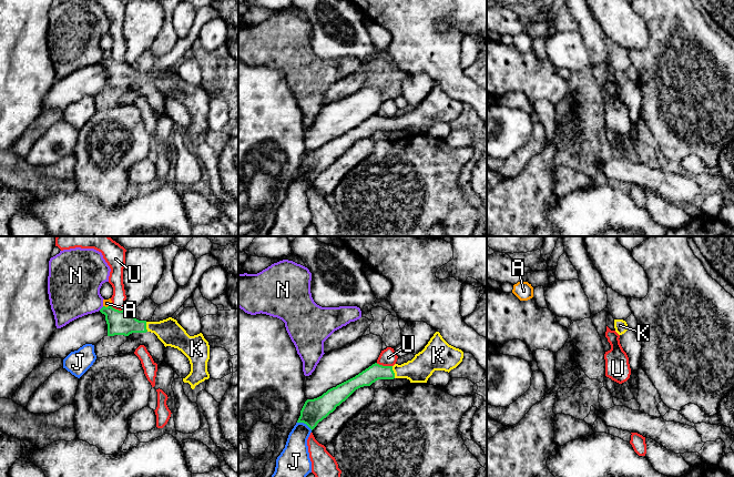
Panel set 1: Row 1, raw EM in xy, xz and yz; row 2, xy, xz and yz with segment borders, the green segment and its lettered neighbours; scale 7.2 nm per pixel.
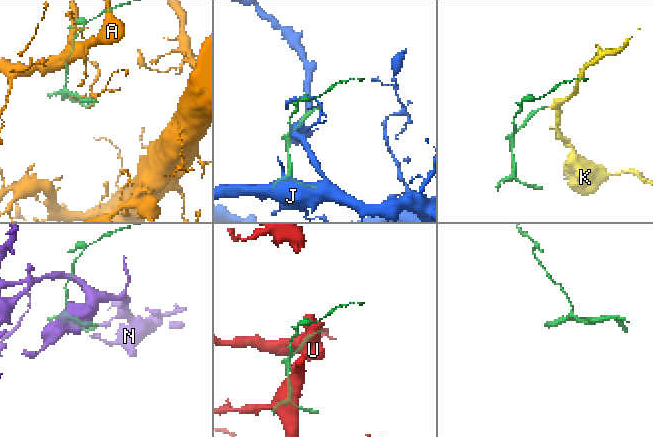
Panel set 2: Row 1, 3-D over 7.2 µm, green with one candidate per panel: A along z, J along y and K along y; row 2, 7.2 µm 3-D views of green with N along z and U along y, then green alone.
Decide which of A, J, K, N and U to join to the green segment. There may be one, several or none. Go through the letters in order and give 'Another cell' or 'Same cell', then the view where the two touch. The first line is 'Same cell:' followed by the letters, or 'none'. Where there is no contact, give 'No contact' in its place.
Same cell: K
A: Another cell. Touches green in xy
J: Another cell. Touches green in xz
K: Same cell. Touches green in xz
N: Another cell. Touches green in xy
U: Another cell. Touches green in xz

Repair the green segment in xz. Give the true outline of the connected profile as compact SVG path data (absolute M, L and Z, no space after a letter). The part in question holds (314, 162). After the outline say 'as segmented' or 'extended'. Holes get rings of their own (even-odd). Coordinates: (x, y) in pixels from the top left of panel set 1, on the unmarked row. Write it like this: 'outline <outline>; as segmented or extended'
outline M436 83L425 100L411 112L394 118L375 114L355 129L328 141L322 148L307 151L297 174L304 174L313 182L319 173L360 139L370 138L378 131L394 130L407 130L410 134L427 134L435 122L449 124L462 113L462 110L463 103L449 97L440 84Z; extended

